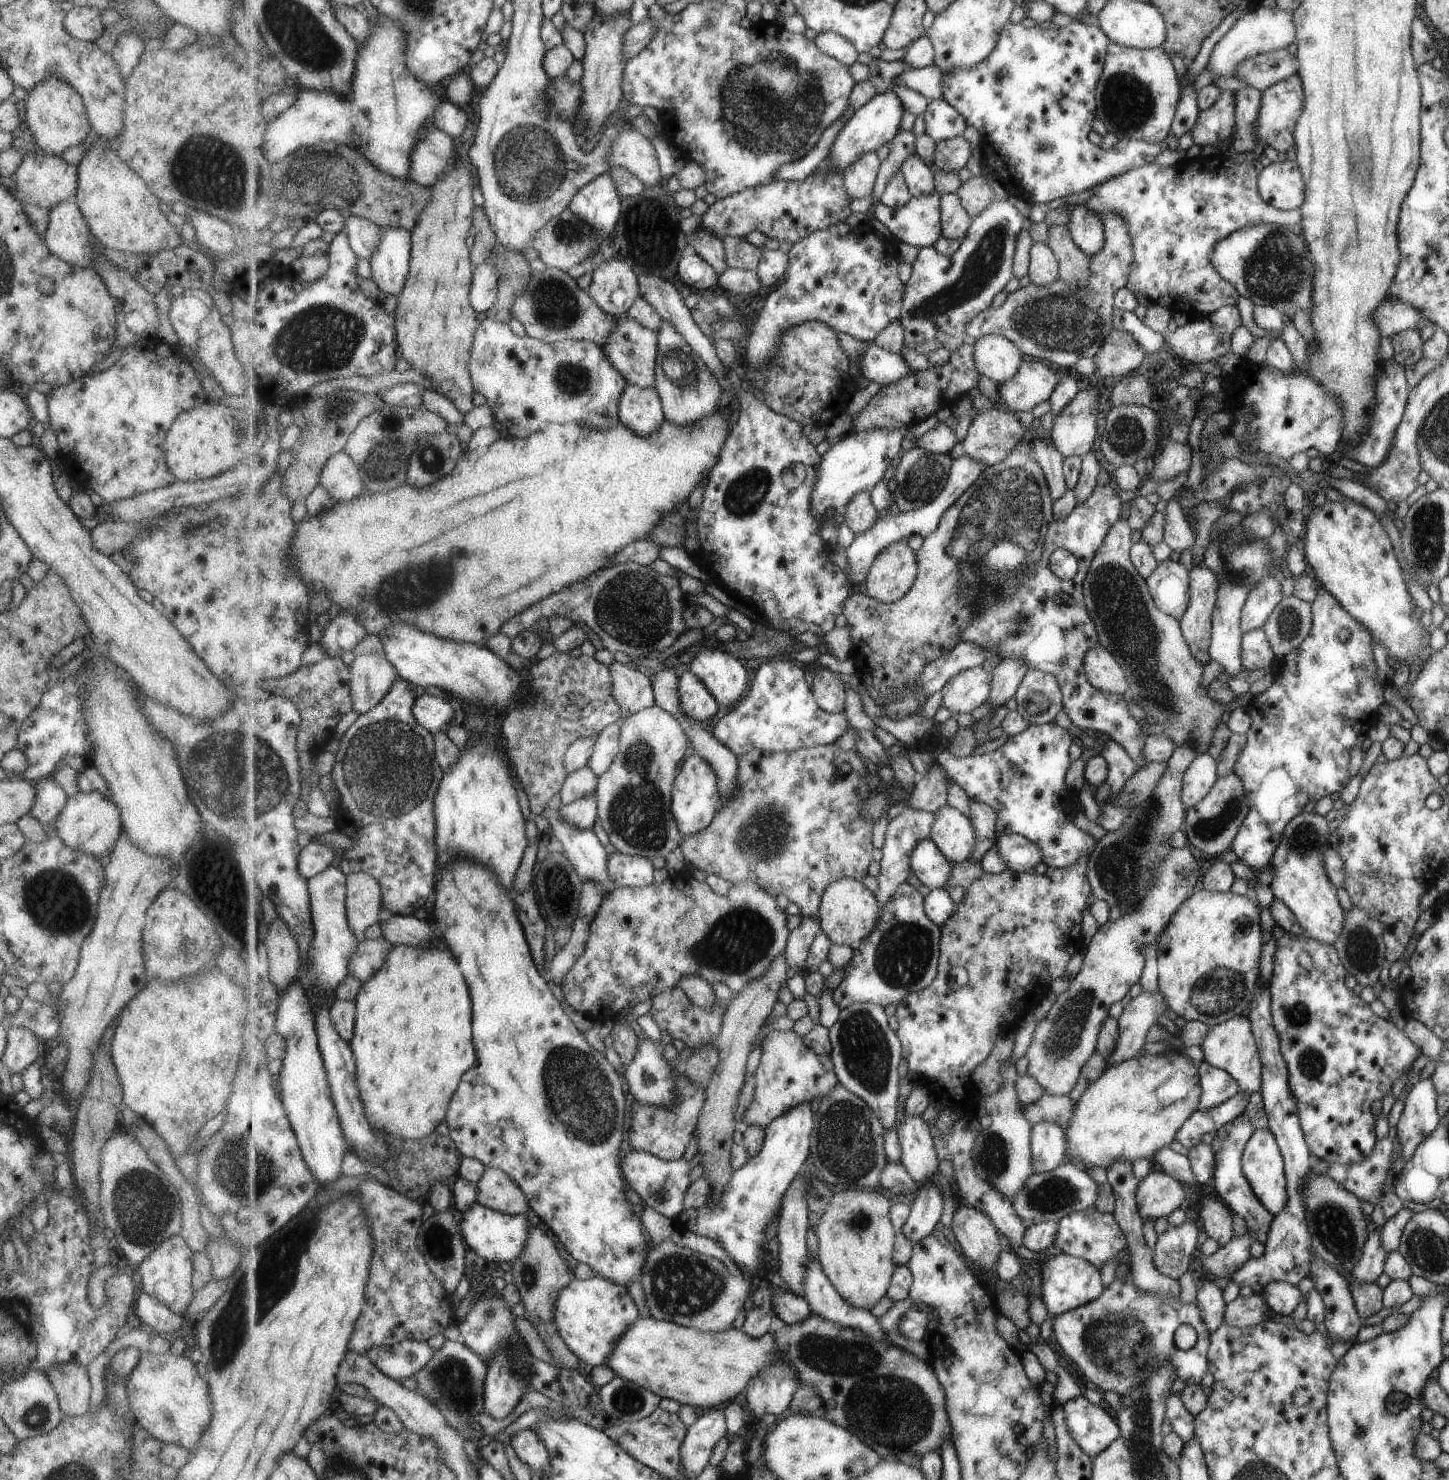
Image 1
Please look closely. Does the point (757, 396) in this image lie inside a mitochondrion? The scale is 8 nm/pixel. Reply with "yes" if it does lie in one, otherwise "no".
no

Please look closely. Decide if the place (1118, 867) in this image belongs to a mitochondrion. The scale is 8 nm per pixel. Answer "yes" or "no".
yes

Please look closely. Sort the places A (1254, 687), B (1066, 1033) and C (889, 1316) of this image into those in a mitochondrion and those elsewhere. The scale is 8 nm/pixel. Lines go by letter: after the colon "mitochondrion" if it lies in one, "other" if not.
A: other
B: mitochondrion
C: other

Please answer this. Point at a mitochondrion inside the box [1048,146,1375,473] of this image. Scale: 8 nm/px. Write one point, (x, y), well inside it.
(1276, 269)

